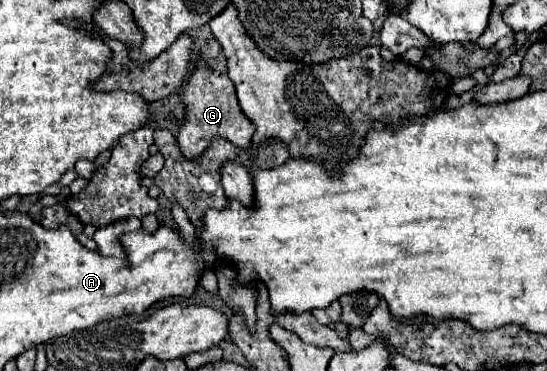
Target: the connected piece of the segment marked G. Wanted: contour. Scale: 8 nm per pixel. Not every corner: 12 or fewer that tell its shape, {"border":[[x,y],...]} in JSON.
{"border":[[216,40],[182,92],[178,144],[200,158],[214,136],[250,150],[256,128],[240,110]]}

